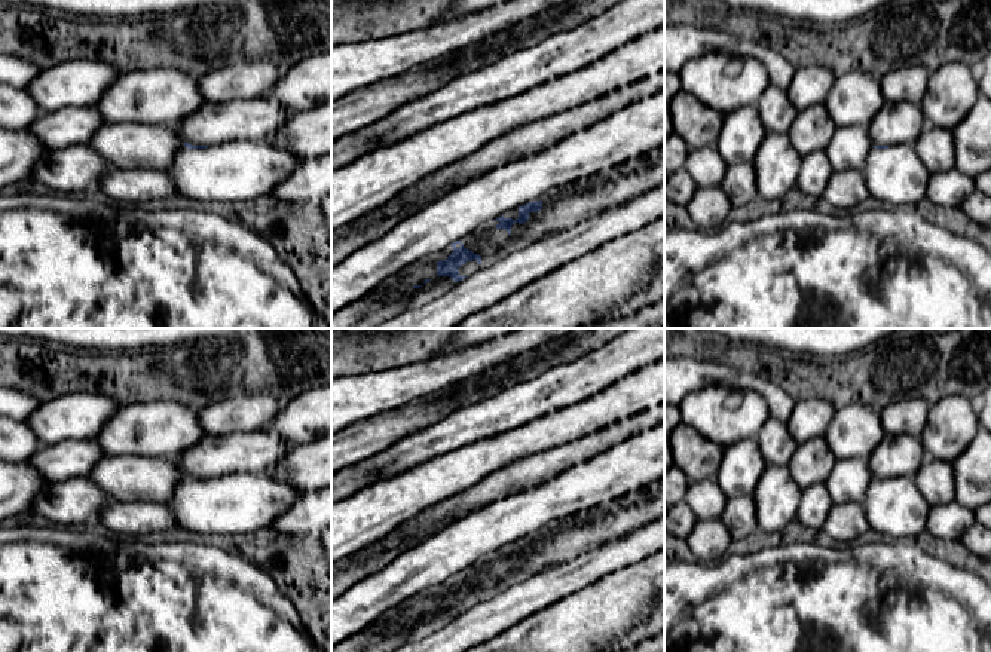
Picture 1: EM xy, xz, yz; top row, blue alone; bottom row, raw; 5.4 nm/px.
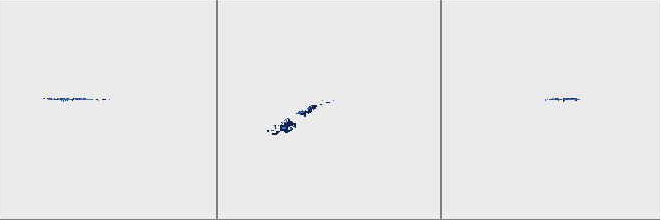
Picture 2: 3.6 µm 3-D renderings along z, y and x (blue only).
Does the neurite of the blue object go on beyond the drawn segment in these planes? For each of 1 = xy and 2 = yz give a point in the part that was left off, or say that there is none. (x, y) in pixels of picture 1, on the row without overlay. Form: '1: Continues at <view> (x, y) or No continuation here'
1: Continues at xy (234, 505)
2: Continues at yz (896, 508)

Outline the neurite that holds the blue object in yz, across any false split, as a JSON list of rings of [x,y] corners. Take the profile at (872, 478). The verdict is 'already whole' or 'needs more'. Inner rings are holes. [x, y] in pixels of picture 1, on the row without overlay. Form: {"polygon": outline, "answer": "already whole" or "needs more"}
{"polygon": [[[911,475],[872,478],[862,505],[869,529],[888,539],[926,532],[930,505]]], "answer": "needs more"}

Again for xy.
{"polygon": [[[270,472],[214,478],[184,475],[165,505],[172,511],[177,527],[196,533],[221,533],[233,541],[270,529],[302,493]]], "answer": "needs more"}

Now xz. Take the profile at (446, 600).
{"polygon": [[[664,477],[649,483],[649,487],[652,493],[642,503],[600,515],[578,527],[562,527],[545,539],[542,533],[522,538],[483,561],[450,576],[444,584],[412,596],[386,610],[380,621],[400,631],[417,628],[419,621],[435,609],[450,609],[455,615],[459,615],[478,603],[483,591],[498,593],[514,582],[617,541],[664,517]]], "answer": "needs more"}

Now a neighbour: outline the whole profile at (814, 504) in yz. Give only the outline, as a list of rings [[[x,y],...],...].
[[[816,483],[801,490],[796,524],[799,527],[822,529],[832,508],[828,489],[823,483]]]

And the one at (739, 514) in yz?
[[[752,495],[728,498],[719,518],[731,538],[747,539],[756,529],[756,508]]]

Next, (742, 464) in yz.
[[[755,438],[724,449],[716,481],[727,498],[752,495],[765,463]]]

